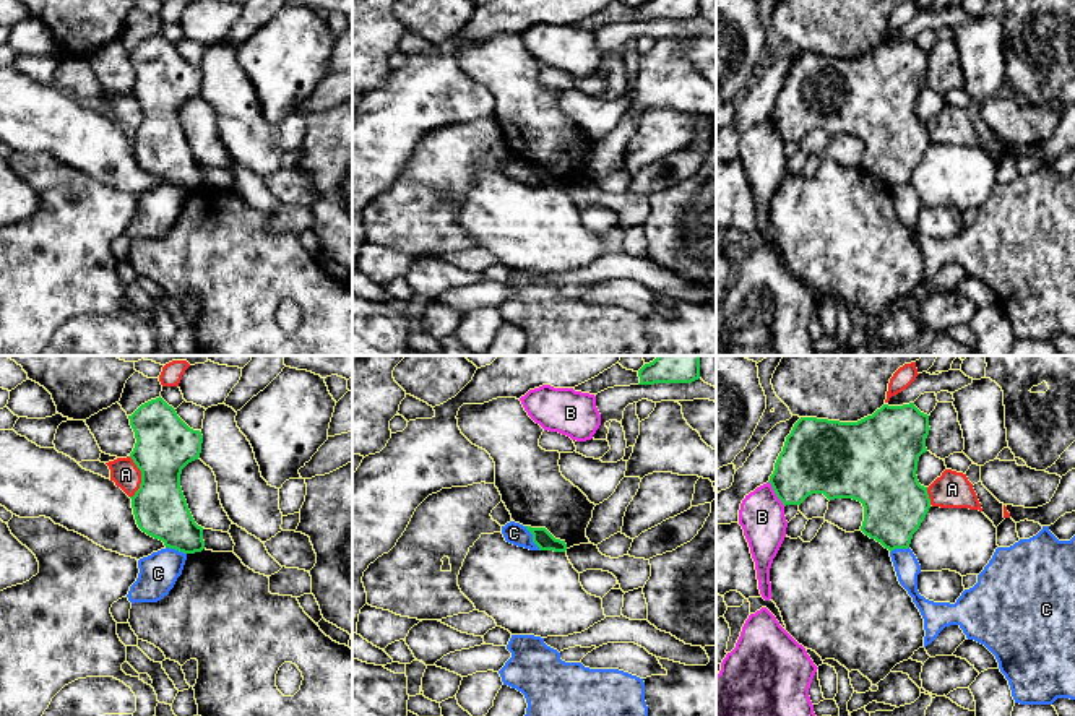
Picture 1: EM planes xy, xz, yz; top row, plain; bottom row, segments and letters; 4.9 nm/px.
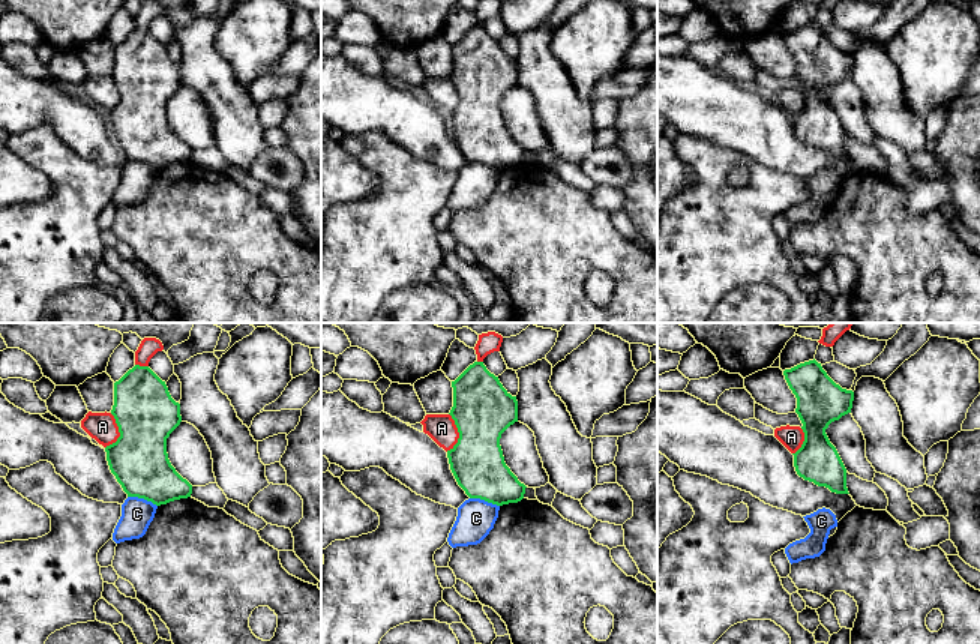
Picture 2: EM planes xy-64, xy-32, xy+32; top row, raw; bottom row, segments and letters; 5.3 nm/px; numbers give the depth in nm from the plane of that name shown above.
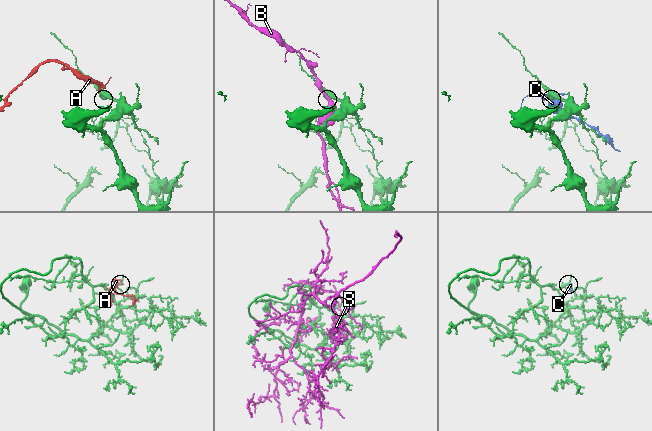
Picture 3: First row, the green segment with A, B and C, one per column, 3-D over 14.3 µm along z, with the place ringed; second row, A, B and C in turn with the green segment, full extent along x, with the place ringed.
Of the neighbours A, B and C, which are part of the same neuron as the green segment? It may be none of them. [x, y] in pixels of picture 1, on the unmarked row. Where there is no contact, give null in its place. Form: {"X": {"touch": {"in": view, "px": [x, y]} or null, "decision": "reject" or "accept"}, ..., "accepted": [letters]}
{"A": {"touch": {"in": "xy", "px": [142, 114]}, "decision": "reject"}, "B": {"touch": {"in": "yz", "px": [775, 129]}, "decision": "reject"}, "C": {"touch": {"in": "xz", "px": [533, 174]}, "decision": "reject"}, "accepted": []}

